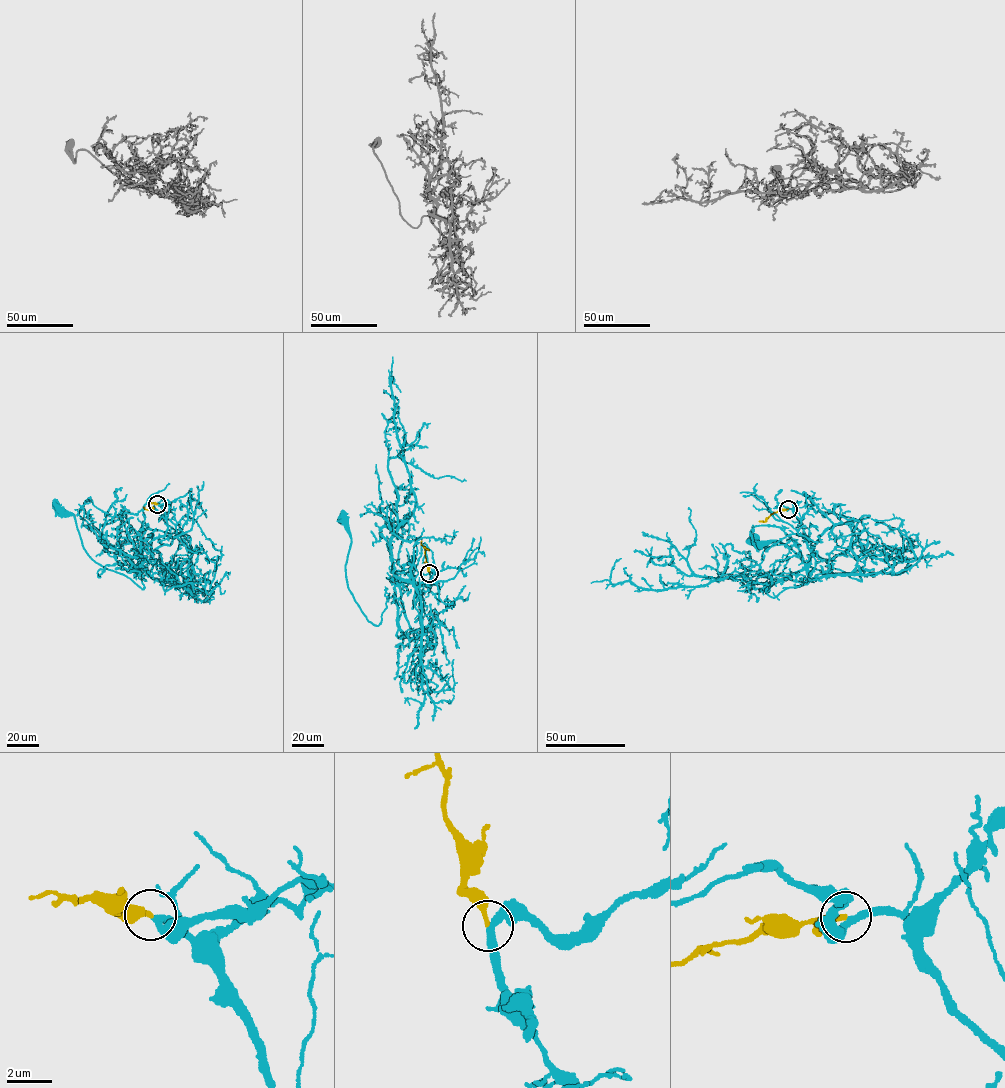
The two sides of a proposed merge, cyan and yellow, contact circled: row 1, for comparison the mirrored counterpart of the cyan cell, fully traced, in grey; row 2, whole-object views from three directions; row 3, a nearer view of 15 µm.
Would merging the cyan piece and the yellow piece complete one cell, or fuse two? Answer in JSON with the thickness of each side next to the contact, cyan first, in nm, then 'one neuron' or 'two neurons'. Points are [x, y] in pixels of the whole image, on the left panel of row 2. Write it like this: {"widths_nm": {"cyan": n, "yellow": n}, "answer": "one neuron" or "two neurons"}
{"widths_nm": {"cyan": 280, "yellow": 240}, "answer": "one neuron"}

